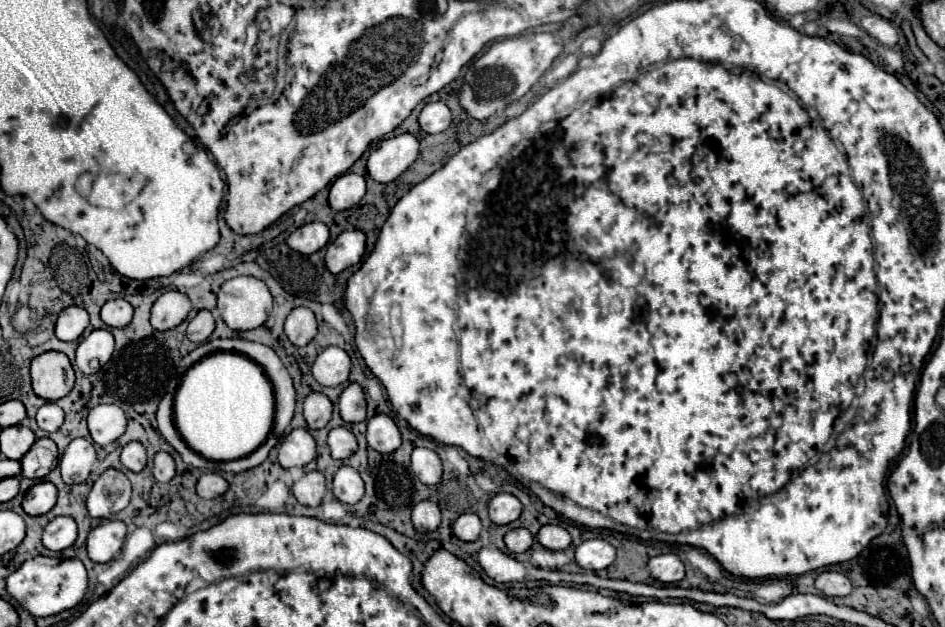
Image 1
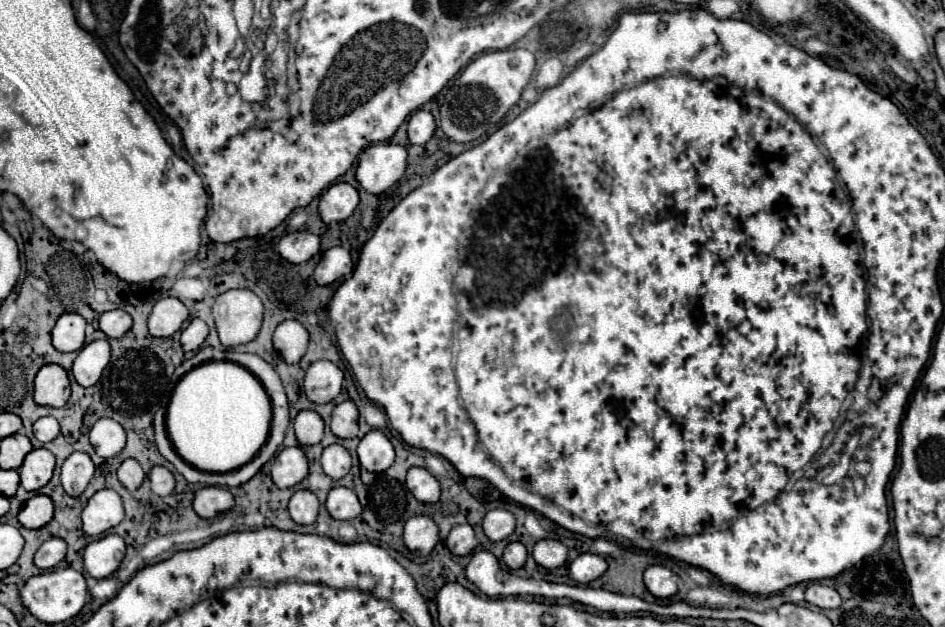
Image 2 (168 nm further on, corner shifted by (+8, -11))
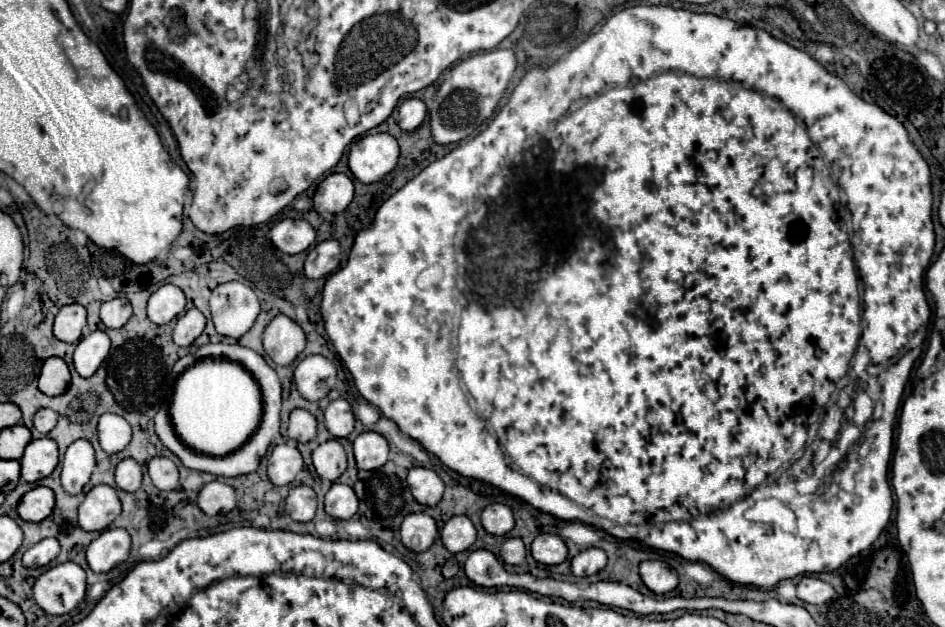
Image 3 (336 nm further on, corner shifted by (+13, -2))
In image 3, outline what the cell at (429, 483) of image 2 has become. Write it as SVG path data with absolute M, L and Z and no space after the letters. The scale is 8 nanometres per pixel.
M410 468L408 472L408 486L412 496L418 504L436 506L444 494L444 482L434 470L428 468Z

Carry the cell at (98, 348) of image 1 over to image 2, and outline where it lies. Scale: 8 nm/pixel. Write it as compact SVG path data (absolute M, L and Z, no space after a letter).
M107 339L93 341L79 349L77 359L73 361L73 377L81 387L91 387L99 381L103 369L111 359L111 349Z

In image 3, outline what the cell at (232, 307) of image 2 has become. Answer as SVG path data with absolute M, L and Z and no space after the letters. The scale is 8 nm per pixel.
M228 282L214 288L210 298L216 332L230 338L246 334L260 314L258 296L242 282Z

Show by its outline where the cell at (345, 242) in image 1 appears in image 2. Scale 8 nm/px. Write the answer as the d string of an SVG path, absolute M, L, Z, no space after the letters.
M331 247L323 253L321 261L315 267L315 281L319 285L331 285L337 279L349 275L353 271L351 255L345 247Z

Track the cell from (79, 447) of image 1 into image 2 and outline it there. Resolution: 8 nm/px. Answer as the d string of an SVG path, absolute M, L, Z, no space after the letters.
M71 453L61 465L61 485L67 495L79 497L89 485L95 473L95 465L87 453Z

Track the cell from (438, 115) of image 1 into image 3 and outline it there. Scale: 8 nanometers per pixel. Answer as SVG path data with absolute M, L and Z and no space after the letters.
M406 98L398 108L398 126L402 130L416 130L426 118L426 106L418 98Z

